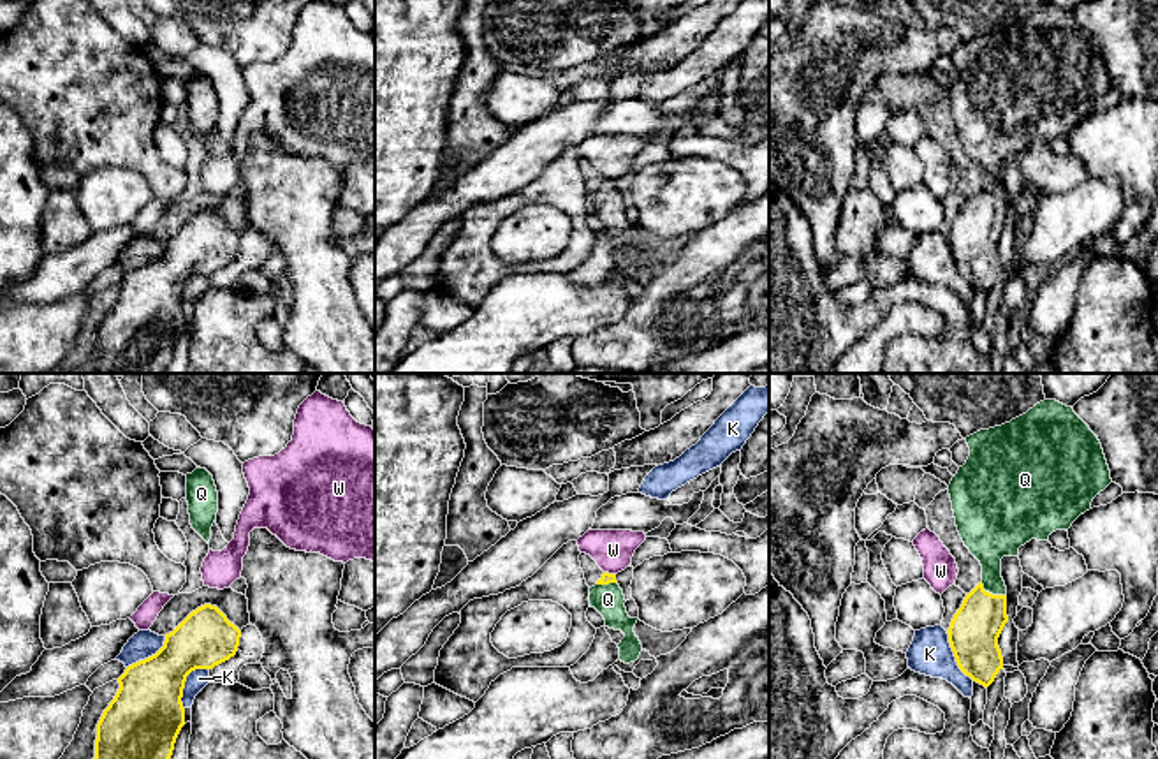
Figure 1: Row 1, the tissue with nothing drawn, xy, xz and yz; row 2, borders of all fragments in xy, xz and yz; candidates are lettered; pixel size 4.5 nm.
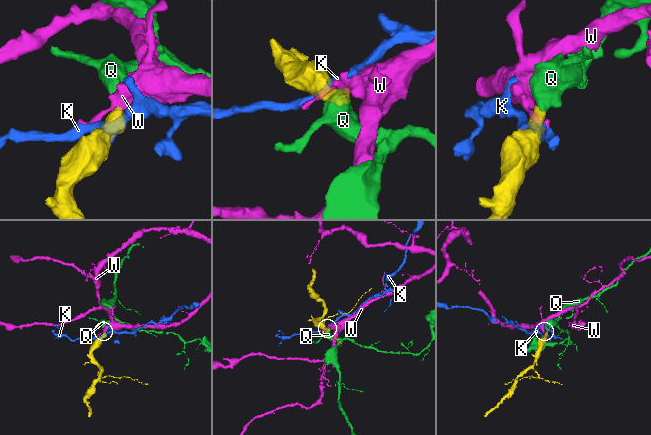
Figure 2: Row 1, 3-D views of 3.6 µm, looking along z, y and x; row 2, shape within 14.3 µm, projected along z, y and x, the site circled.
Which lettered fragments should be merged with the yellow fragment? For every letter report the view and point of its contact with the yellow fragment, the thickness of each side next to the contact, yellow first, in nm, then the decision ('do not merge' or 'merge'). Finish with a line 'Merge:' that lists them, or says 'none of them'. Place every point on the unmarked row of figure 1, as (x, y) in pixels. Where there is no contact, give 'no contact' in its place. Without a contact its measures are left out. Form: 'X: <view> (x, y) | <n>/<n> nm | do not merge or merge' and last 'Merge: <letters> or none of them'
K: xy (185, 286) | 340/90 nm | do not merge
Q: yz (991, 199) | 220/200 nm | merge
W: xz (608, 178) | 50/190 nm | do not merge
Merge: Q

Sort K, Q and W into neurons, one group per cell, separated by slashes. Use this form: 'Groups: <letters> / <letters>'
Groups: K / Q / W

